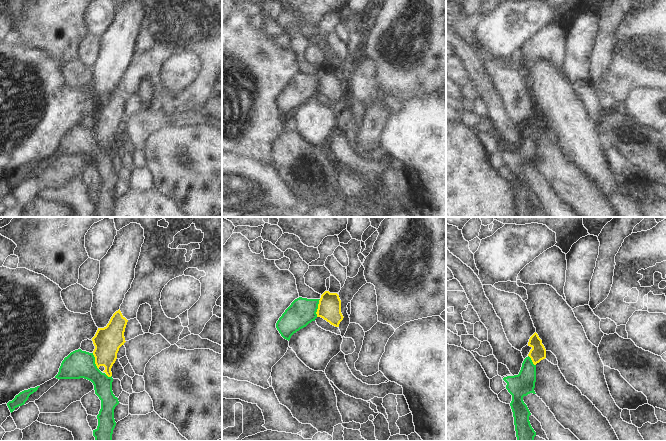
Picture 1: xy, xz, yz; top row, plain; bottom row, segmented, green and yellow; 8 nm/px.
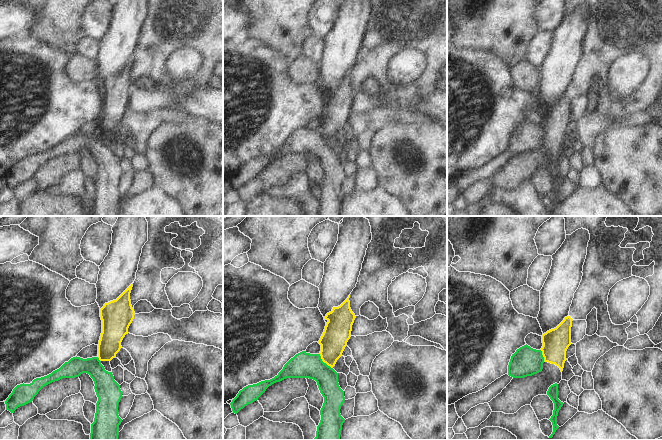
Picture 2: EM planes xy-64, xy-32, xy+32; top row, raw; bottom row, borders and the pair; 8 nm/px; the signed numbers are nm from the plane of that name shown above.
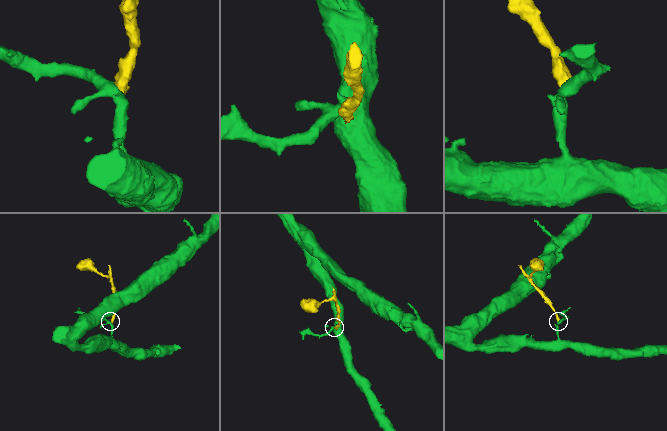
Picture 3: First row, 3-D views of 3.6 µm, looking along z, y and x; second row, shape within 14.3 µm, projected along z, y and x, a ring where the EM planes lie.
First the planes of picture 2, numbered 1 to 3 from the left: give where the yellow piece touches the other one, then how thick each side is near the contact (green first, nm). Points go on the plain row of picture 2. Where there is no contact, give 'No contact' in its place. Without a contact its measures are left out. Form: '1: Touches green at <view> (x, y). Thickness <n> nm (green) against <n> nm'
1: Touches green at xy-64 (98, 135). Thickness 190 nm (green) against 190 nm
2: Touches green at xy-32 (323, 138). Thickness 200 nm (green) against 220 nm
3: Touches green at xy+32 (542, 132). Thickness 240 nm (green) against 220 nm.

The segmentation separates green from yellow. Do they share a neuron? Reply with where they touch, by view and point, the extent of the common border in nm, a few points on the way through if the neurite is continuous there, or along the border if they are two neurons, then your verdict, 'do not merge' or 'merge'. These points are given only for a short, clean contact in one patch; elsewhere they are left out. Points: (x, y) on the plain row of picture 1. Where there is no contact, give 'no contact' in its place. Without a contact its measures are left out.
contact xz (317, 84); length 150 nm; border xz (320, 75), (317, 81), (316, 92); do not merge

